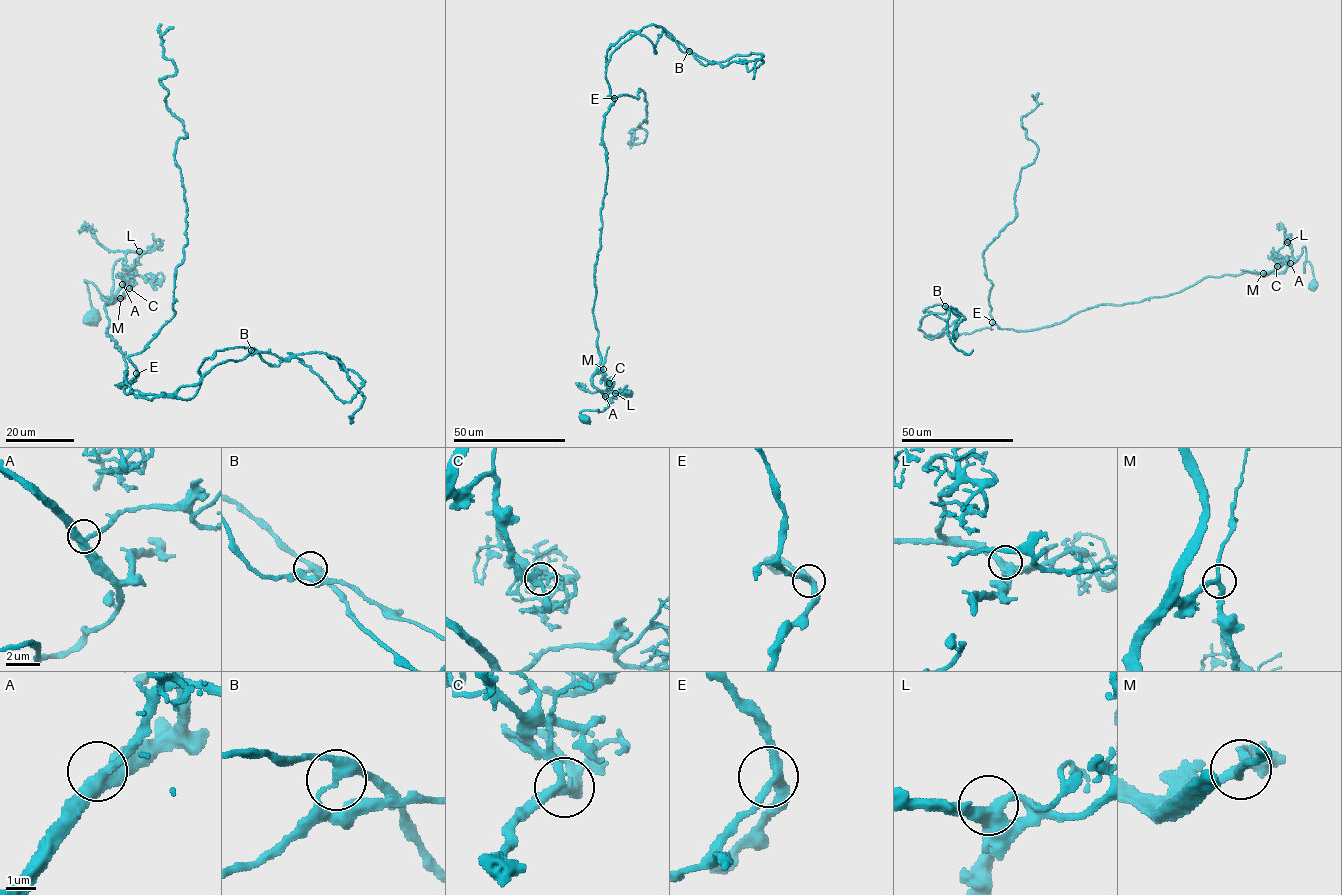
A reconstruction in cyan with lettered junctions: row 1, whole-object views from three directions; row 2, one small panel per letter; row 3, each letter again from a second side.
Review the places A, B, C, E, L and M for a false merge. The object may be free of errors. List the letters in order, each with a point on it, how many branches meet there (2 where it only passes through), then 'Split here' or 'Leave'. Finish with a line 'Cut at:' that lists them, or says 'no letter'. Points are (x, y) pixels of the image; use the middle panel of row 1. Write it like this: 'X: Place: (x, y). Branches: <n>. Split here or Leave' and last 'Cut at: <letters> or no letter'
A: Place: (605, 396). Branches: 3. Leave
B: Place: (689, 51). Branches: 3. Split here
C: Place: (609, 383). Branches: 3. Leave
E: Place: (614, 98). Branches: 3. Leave
L: Place: (615, 393). Branches: 3. Leave
M: Place: (603, 369). Branches: 3. Leave
Cut at: B

